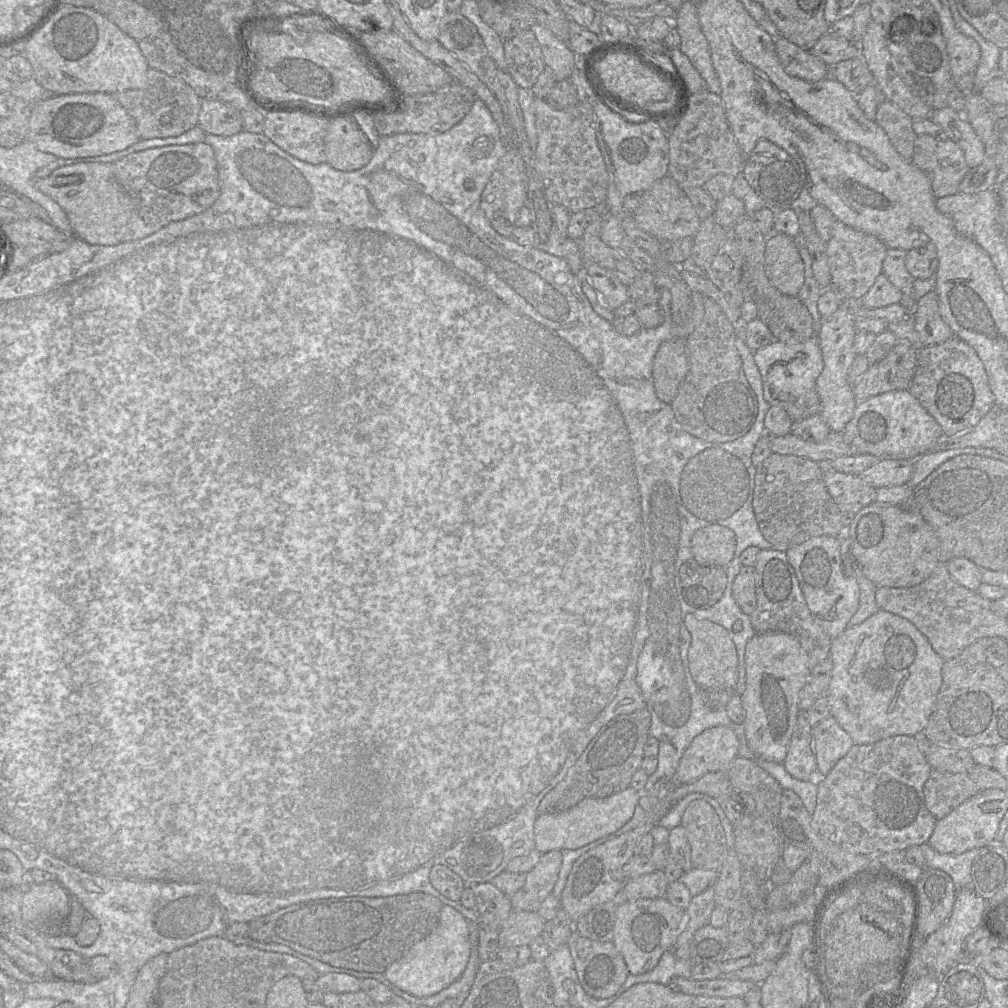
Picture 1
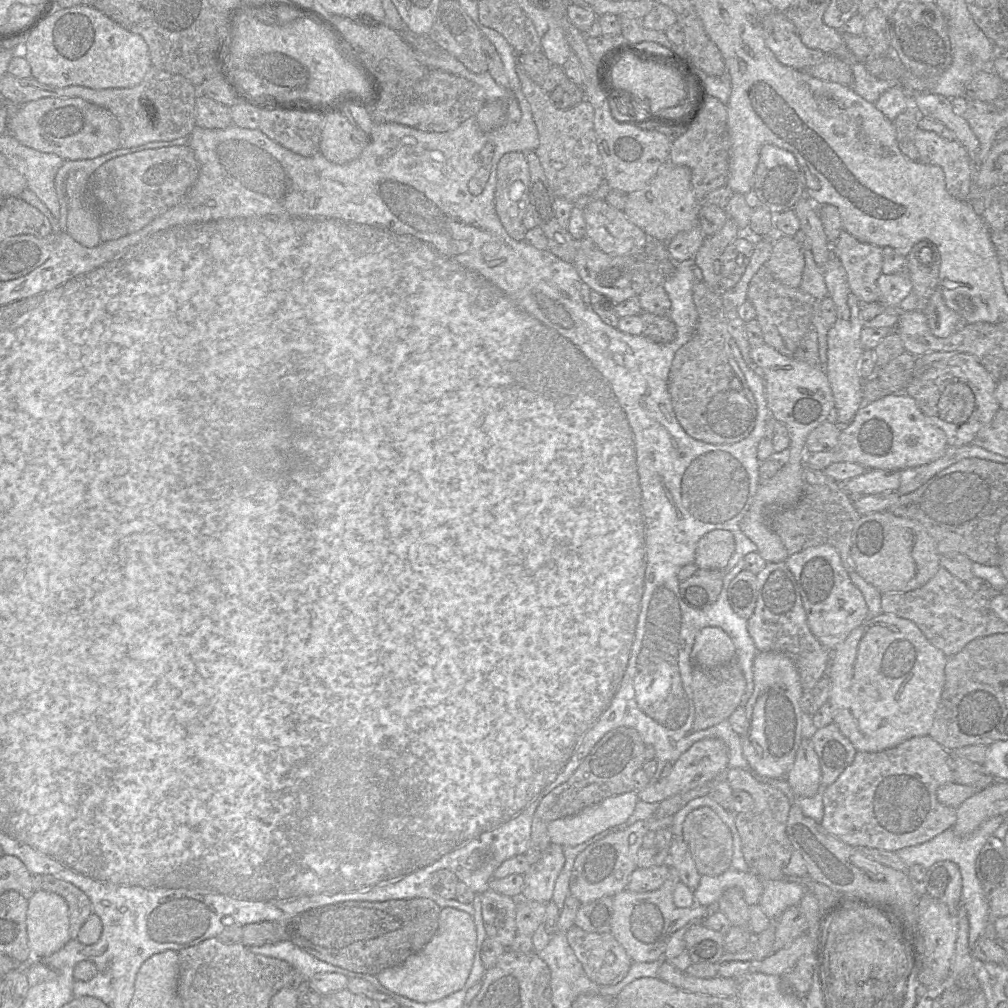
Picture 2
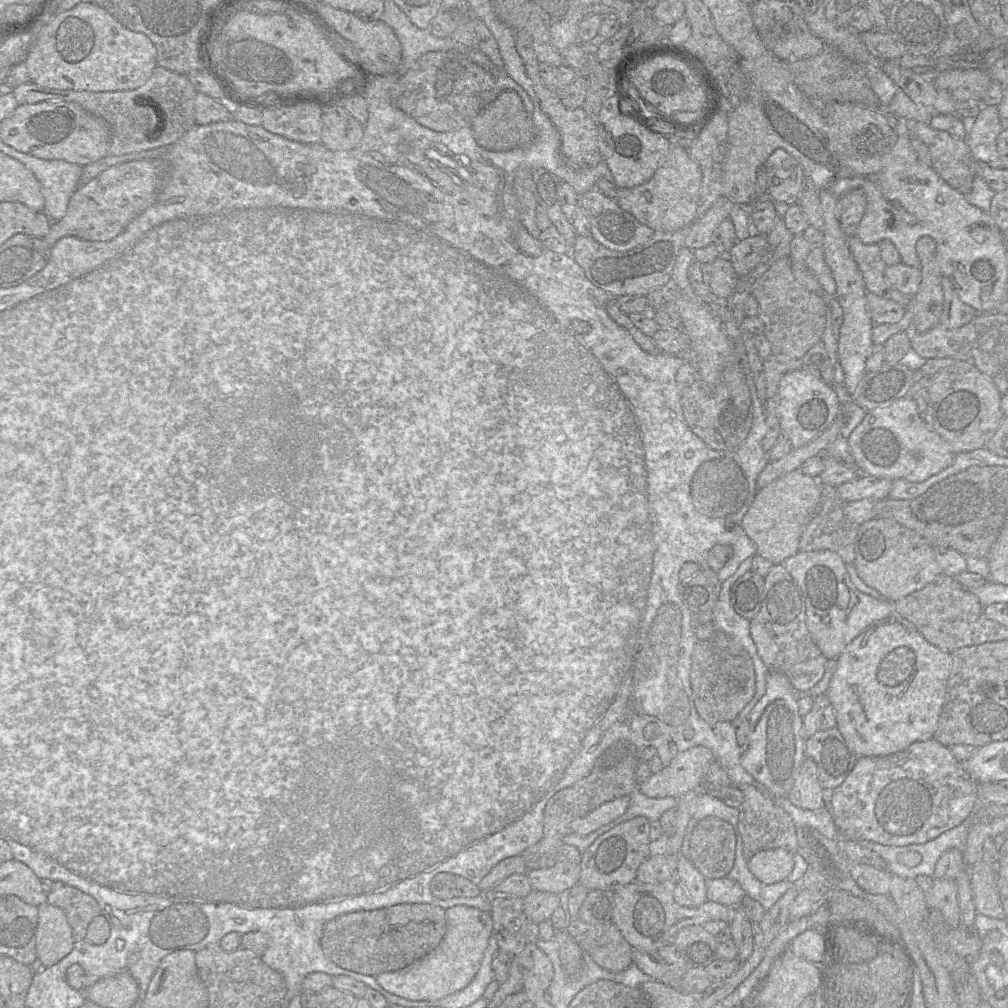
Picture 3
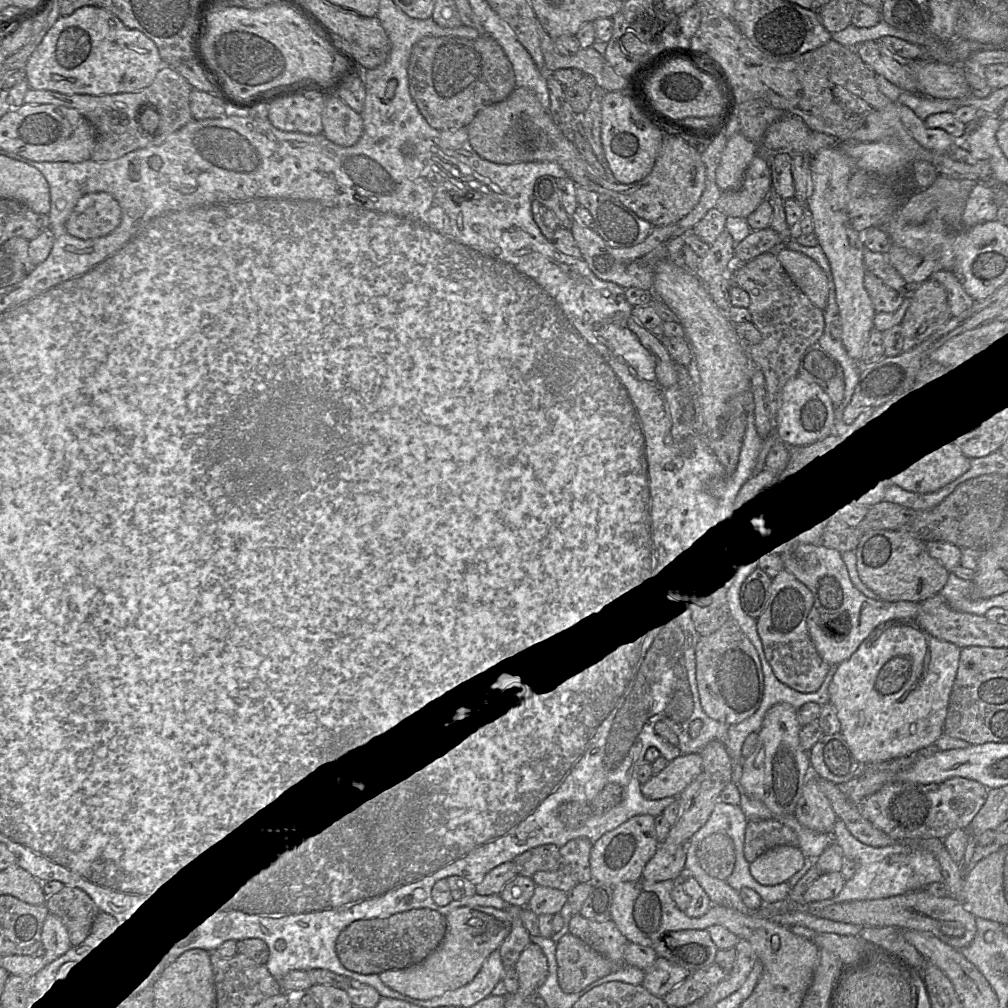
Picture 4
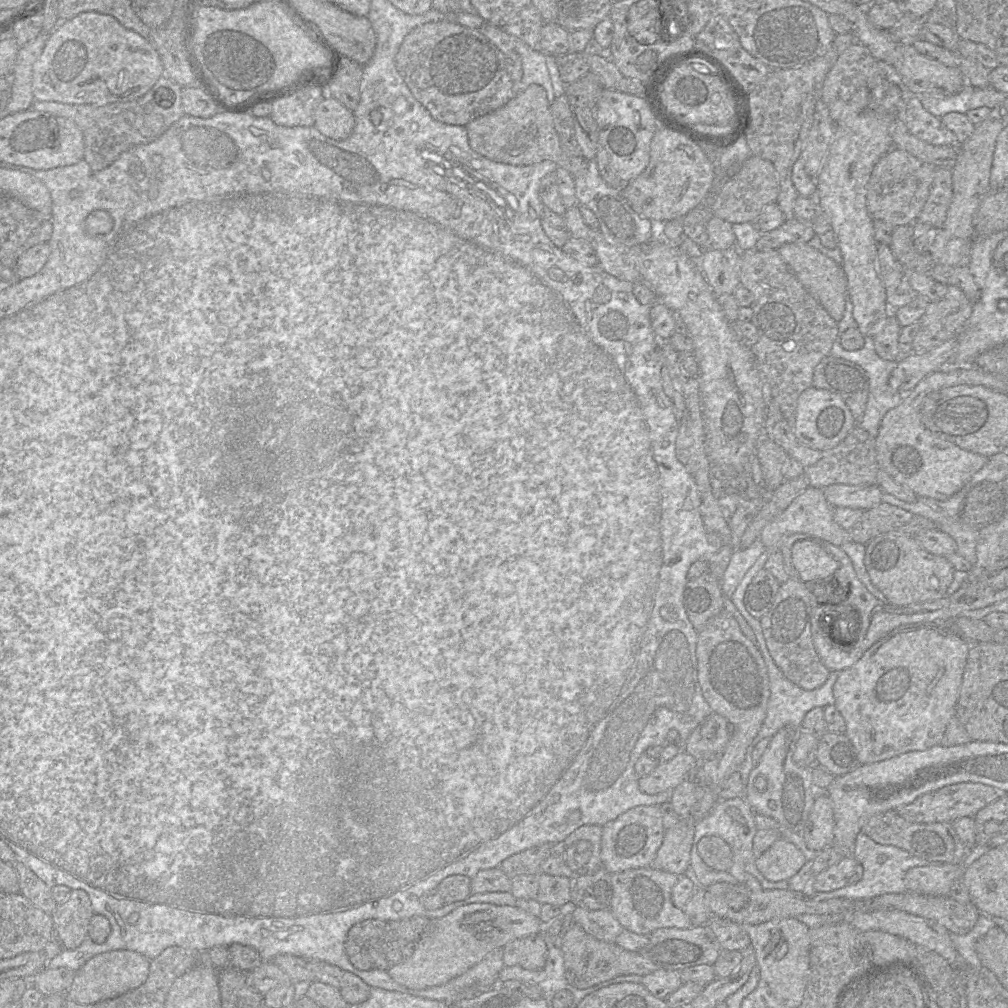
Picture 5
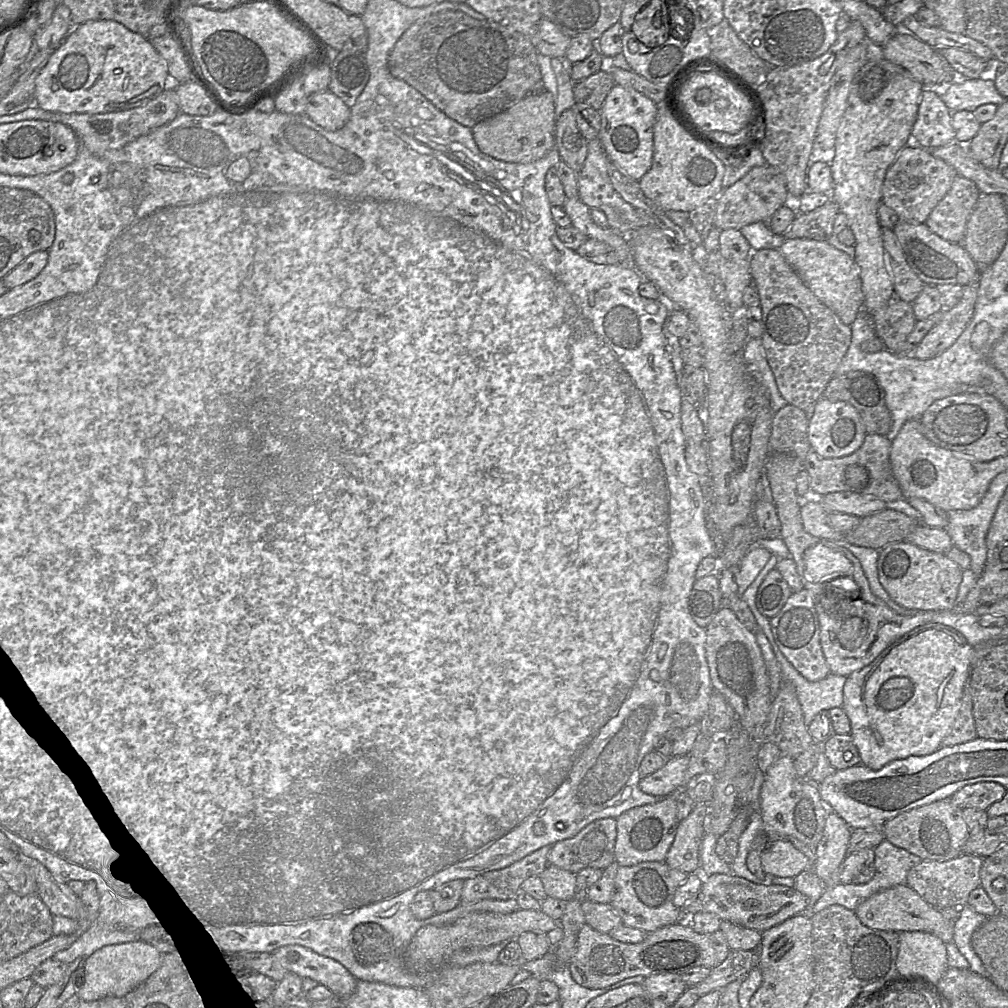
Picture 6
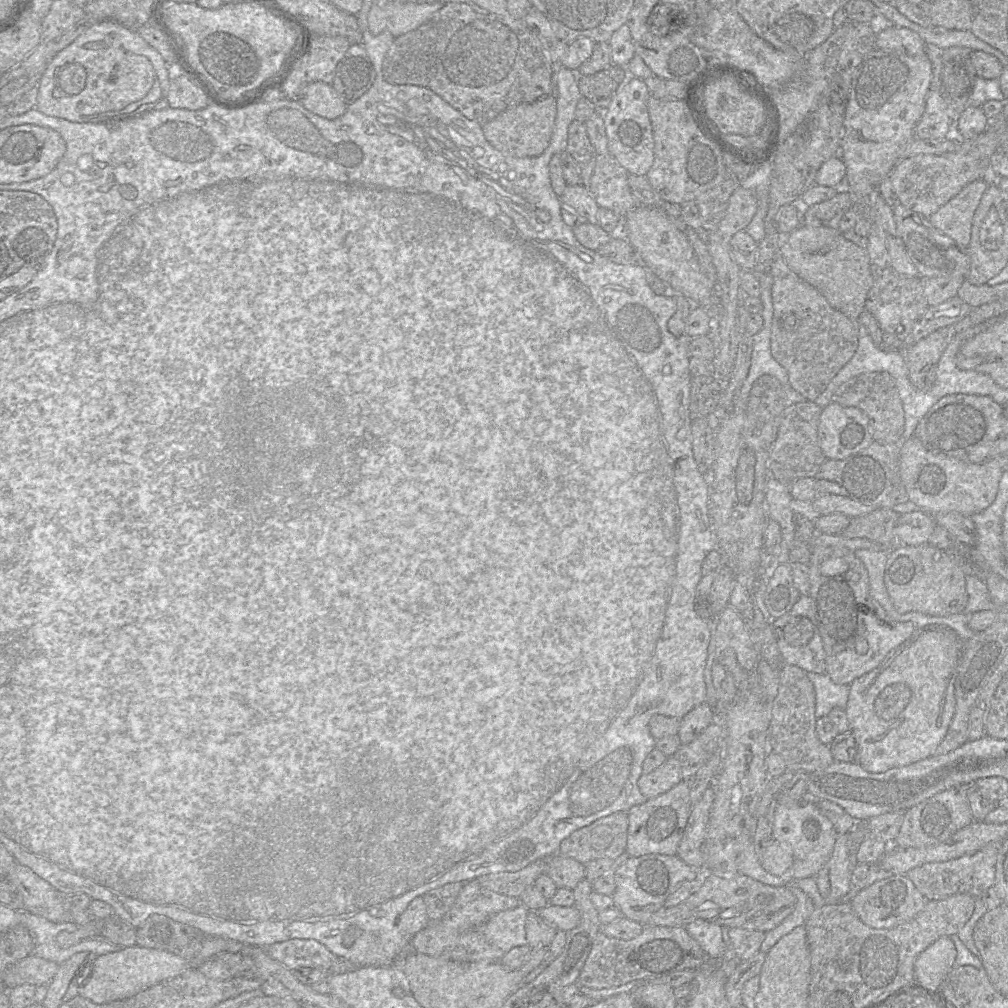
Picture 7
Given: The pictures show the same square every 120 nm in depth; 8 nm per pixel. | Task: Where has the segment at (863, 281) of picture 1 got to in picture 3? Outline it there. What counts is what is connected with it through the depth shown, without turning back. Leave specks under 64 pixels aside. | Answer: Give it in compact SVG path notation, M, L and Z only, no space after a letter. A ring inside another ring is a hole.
M848 237L848 246L864 279L867 292L894 300L906 307L913 296L893 288L885 279L887 268L878 244L865 244L858 237Z

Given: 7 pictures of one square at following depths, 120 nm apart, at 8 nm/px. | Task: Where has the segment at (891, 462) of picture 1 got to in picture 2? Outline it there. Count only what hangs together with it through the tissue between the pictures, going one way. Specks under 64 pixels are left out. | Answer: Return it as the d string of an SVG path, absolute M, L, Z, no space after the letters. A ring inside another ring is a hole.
M871 469L851 478L843 485L843 489L851 497L862 497L870 494L897 491L900 486L901 471Z

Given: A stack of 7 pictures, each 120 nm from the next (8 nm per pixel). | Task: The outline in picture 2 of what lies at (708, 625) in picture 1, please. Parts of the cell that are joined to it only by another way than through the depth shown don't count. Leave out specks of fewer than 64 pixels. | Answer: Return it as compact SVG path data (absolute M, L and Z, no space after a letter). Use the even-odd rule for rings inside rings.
M709 626L697 633L690 653L693 668L713 669L733 659L735 659L735 646L723 629Z

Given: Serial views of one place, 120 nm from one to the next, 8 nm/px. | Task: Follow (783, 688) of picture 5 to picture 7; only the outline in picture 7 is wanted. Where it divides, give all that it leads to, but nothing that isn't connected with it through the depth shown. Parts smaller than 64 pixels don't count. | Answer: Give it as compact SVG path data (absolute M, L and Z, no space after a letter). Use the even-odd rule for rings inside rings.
M807 672L816 697L815 716L827 716L835 708L845 709L849 696L849 685L834 683L828 674Z

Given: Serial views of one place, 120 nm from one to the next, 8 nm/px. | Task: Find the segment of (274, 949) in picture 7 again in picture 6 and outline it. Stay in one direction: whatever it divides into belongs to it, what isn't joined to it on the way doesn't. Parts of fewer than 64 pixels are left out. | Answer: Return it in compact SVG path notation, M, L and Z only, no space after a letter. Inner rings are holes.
M297 944L279 947L273 953L288 972L317 981L341 1000L355 991L358 980L341 963L332 958Z

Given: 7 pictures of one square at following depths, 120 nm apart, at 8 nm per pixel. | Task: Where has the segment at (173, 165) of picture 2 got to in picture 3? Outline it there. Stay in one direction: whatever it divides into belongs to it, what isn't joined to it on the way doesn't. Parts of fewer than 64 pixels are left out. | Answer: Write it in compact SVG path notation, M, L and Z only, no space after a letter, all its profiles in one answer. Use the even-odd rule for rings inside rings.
M140 159L112 166L87 183L81 183L70 198L65 216L59 221L51 223L49 232L43 239L50 246L53 246L65 236L75 236L89 241L108 241L113 239L137 215L154 203L161 186L163 170L162 159Z

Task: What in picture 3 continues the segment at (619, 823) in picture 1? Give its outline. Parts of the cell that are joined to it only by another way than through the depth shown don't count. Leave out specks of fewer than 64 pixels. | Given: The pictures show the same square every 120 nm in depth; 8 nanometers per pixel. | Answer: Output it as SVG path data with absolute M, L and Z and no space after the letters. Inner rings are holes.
M629 795L608 801L571 823L572 833L587 835L623 815L629 805Z

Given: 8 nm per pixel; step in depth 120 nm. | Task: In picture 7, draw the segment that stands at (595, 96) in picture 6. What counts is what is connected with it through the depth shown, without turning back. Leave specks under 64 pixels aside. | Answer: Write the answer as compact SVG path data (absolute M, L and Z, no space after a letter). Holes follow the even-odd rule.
M611 64L607 68L588 76L581 76L578 80L579 92L587 98L598 111L604 111L614 96L625 83L634 77L627 67Z

